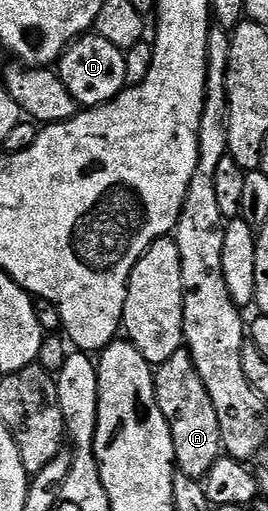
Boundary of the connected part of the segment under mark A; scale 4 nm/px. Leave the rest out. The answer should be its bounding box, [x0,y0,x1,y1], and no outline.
[155,349,225,480]

